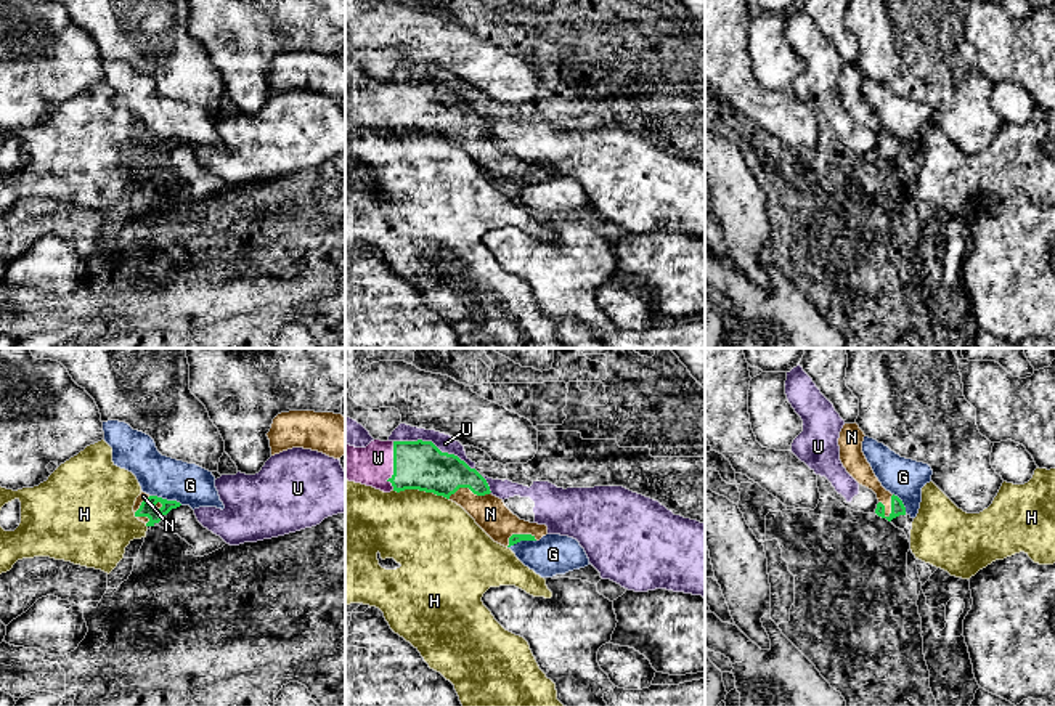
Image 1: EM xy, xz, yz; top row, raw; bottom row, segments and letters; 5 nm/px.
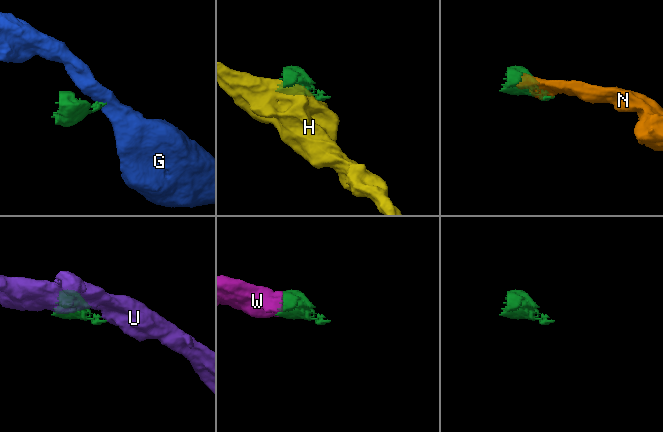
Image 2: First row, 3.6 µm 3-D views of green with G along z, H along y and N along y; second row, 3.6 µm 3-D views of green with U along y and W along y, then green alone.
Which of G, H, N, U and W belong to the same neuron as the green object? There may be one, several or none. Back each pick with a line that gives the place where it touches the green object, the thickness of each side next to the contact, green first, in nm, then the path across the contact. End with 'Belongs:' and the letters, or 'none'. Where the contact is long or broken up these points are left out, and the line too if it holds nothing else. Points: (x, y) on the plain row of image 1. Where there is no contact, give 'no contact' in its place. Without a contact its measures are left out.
N: meets green in xz at (468, 127); 240 nm thick on the green side, 170 nm on the other
W: meets green in xz at (394, 106); 240 nm thick on the green side, 200 nm on the other
Belongs: N, W

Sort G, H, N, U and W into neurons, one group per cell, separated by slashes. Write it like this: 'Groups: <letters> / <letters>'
Groups: G / H / N W / U

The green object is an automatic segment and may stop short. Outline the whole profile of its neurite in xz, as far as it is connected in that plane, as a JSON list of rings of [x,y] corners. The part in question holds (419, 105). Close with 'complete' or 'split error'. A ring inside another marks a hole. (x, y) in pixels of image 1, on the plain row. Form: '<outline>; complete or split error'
[[[374,80],[366,88],[345,85],[345,120],[384,133],[419,130],[443,136],[461,146],[504,188],[548,175],[546,165],[520,160],[491,135],[475,109],[454,95],[442,93],[432,82]]]; split error

